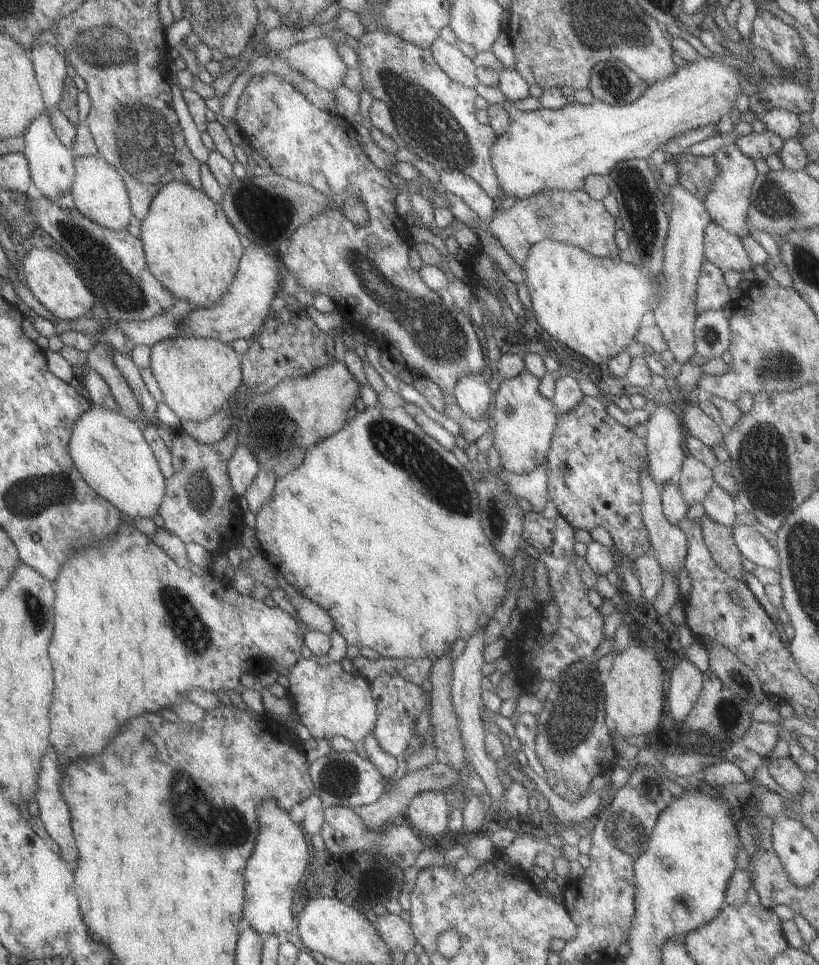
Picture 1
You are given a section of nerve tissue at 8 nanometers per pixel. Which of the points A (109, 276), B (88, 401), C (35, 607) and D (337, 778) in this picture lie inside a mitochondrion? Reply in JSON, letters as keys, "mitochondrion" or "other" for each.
{"A":"mitochondrion","B":"other","C":"mitochondrion","D":"mitochondrion"}

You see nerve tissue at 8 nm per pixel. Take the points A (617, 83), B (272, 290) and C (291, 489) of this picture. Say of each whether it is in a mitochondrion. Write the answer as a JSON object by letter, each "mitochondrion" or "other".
{"A":"mitochondrion","B":"other","C":"other"}

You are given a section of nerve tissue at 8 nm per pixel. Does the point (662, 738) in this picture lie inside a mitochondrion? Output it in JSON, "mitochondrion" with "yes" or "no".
{"mitochondrion":"no"}

